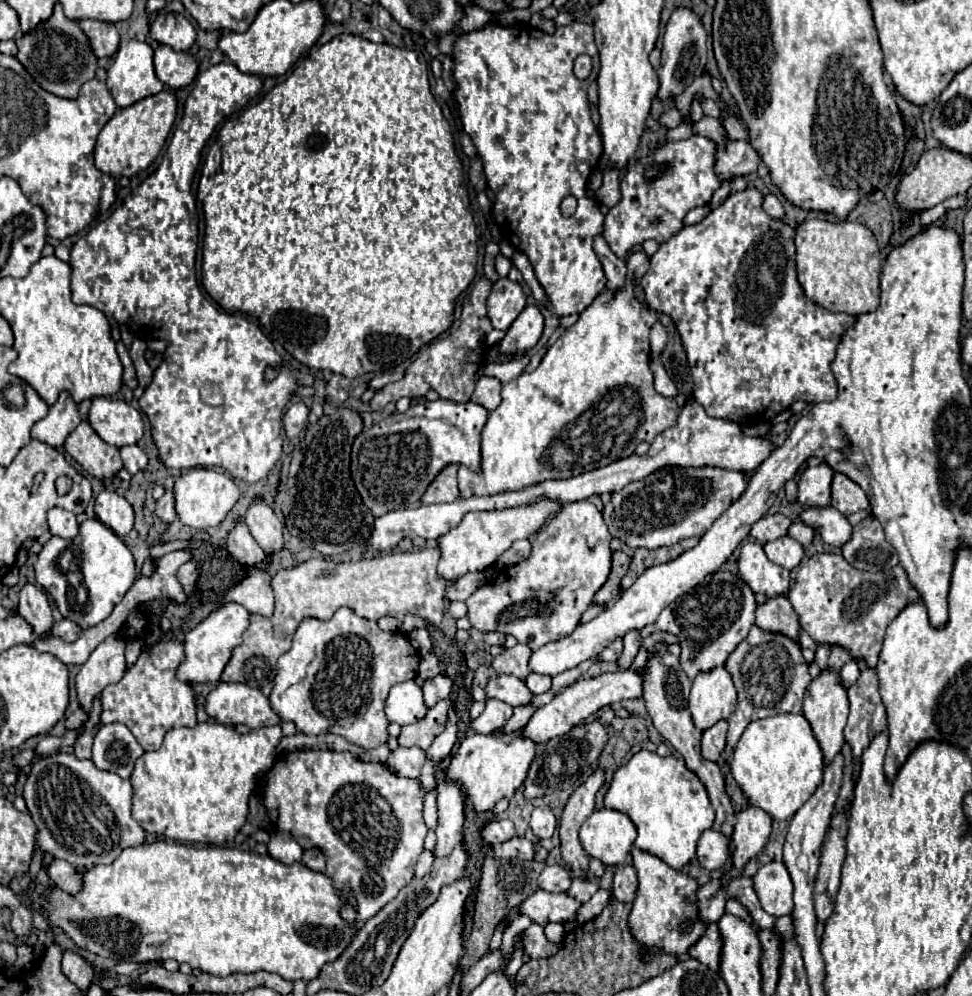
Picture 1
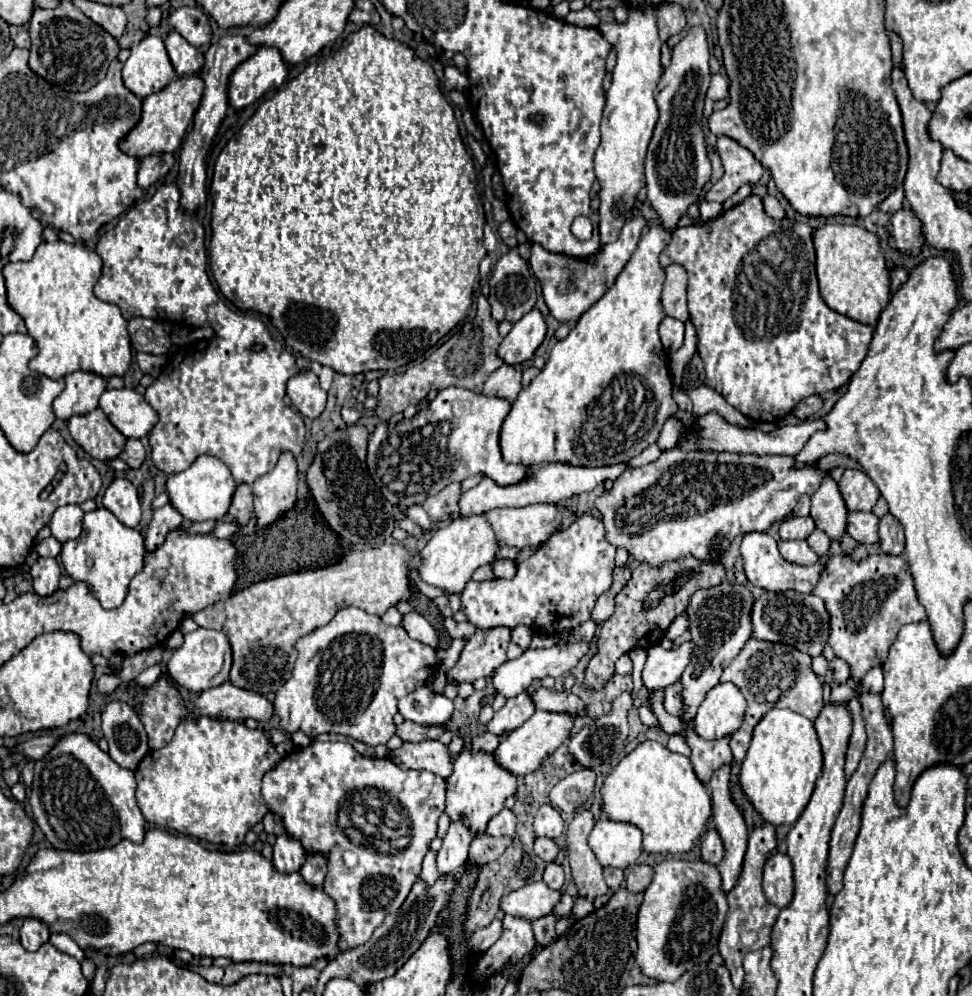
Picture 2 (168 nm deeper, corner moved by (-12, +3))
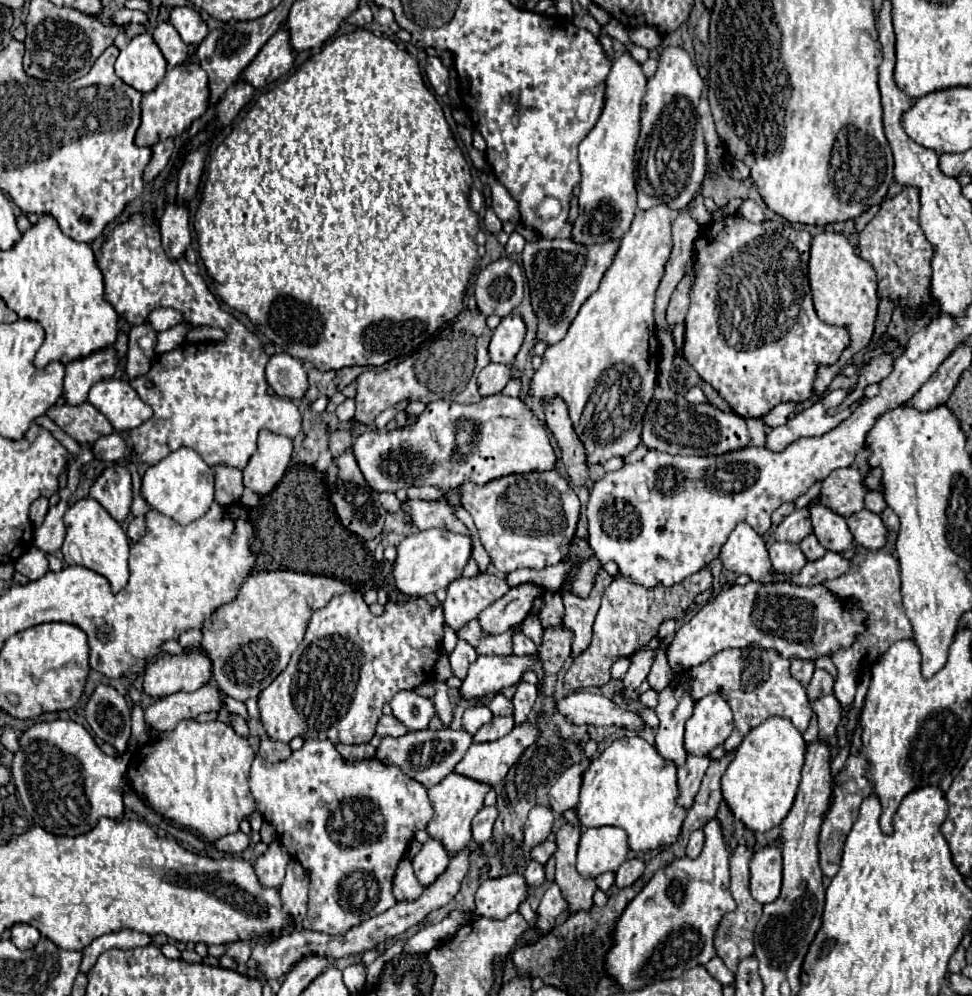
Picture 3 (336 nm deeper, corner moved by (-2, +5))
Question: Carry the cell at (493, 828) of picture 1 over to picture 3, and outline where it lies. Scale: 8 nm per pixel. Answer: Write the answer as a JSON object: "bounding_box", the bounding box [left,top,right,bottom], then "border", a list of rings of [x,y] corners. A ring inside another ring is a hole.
{"bounding_box":[472,806,498,844],"border":[[[484,806],[472,820],[472,840],[476,844],[484,844],[492,836],[494,822],[498,818],[498,810],[492,806]]]}

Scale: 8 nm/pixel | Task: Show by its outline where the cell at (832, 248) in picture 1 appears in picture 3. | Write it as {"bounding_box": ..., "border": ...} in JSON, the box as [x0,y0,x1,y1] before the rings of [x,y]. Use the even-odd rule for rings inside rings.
{"bounding_box":[808,232,878,366],"border":[[[820,232],[812,240],[808,278],[818,318],[830,326],[842,326],[850,334],[850,344],[840,356],[840,364],[844,366],[852,360],[854,354],[858,354],[870,344],[870,338],[874,334],[878,308],[874,268],[856,254],[854,246],[848,244],[844,234]]]}

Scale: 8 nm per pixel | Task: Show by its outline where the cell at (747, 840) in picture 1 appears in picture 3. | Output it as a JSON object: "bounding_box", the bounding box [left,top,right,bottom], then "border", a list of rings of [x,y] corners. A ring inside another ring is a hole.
{"bounding_box":[714,846,762,974],"border":[[[738,846],[732,854],[730,854],[730,892],[732,898],[736,902],[736,910],[728,912],[722,920],[720,926],[716,930],[716,938],[714,938],[714,948],[716,954],[722,958],[722,962],[728,966],[728,970],[734,974],[738,968],[738,962],[744,960],[746,956],[754,954],[754,926],[762,916],[762,904],[756,902],[750,894],[750,886],[748,886],[748,864],[752,858],[752,850],[746,846]]]}

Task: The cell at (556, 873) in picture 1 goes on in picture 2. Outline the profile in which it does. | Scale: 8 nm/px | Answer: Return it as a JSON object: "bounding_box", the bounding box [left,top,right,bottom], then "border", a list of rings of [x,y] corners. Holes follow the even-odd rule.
{"bounding_box":[544,862,564,890],"border":[[[550,862],[550,864],[546,866],[546,870],[544,870],[544,882],[546,882],[550,888],[560,890],[562,884],[564,884],[564,870],[562,870],[562,866]]]}

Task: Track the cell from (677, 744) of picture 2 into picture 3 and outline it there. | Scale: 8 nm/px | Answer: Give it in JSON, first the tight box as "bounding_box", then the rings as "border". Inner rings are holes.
{"bounding_box":[656,674,694,766],"border":[[[676,674],[670,686],[666,686],[658,694],[656,716],[660,720],[660,728],[656,734],[656,750],[662,758],[682,766],[686,762],[684,750],[684,724],[692,716],[694,700],[690,698],[690,688],[686,684],[686,676]]]}

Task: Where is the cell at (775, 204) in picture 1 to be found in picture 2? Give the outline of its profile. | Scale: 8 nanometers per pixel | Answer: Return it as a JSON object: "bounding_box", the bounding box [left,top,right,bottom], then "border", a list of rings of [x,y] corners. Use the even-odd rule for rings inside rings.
{"bounding_box":[764,196,786,220],"border":[[[764,196],[764,210],[774,218],[774,220],[782,220],[786,216],[784,208],[780,206],[776,196]]]}

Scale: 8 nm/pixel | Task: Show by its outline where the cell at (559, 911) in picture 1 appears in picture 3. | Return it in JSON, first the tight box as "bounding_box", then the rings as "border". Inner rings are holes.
{"bounding_box":[474,874,528,920],"border":[[[506,874],[482,882],[476,892],[474,912],[484,918],[504,920],[508,914],[518,910],[518,904],[526,900],[528,884],[520,874]]]}

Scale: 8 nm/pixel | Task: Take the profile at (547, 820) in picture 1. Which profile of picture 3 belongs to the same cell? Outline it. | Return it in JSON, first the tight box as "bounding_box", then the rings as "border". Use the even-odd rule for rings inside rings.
{"bounding_box":[524,806,552,848],"border":[[[534,806],[528,814],[526,826],[524,826],[524,840],[530,848],[542,844],[552,830],[552,812],[544,806]]]}

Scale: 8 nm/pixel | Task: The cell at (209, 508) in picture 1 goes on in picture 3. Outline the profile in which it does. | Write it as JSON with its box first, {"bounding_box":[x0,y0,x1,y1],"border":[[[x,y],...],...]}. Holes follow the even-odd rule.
{"bounding_box":[142,448,214,526],"border":[[[180,448],[146,470],[142,476],[142,496],[154,510],[186,526],[208,512],[214,500],[214,472],[198,452]]]}

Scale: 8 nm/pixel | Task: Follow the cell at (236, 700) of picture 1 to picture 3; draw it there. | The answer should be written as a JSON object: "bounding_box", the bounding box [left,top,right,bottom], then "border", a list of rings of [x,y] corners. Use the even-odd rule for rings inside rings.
{"bounding_box":[144,684,222,732],"border":[[[204,684],[196,692],[176,692],[160,698],[144,710],[146,728],[170,732],[182,718],[196,718],[198,714],[218,712],[222,708],[216,684]]]}

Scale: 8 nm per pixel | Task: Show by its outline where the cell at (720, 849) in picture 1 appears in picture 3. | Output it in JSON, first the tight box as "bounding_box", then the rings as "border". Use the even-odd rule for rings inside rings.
{"bounding_box":[686,830,704,858],"border":[[[694,830],[690,834],[688,846],[686,846],[686,856],[688,858],[698,858],[698,854],[702,852],[702,846],[704,846],[704,832],[702,830]]]}

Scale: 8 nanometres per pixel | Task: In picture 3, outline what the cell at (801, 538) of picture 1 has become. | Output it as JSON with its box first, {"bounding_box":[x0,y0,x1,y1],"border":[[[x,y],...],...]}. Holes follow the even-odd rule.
{"bounding_box":[800,534,826,562],"border":[[[814,534],[806,536],[806,538],[800,542],[800,548],[802,548],[806,560],[810,560],[810,562],[812,562],[812,560],[818,560],[818,558],[822,558],[822,556],[826,554],[826,548],[820,546],[820,542],[816,540]]]}

